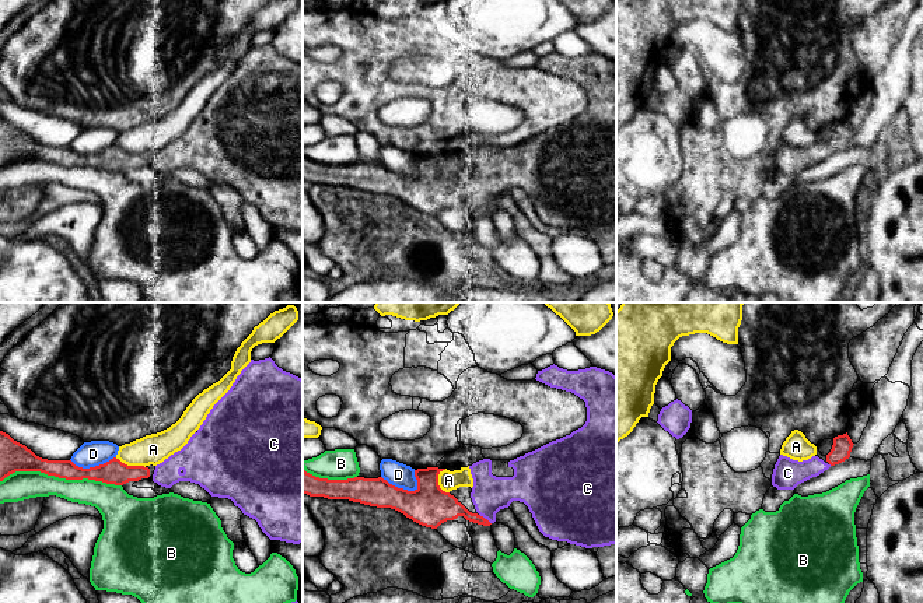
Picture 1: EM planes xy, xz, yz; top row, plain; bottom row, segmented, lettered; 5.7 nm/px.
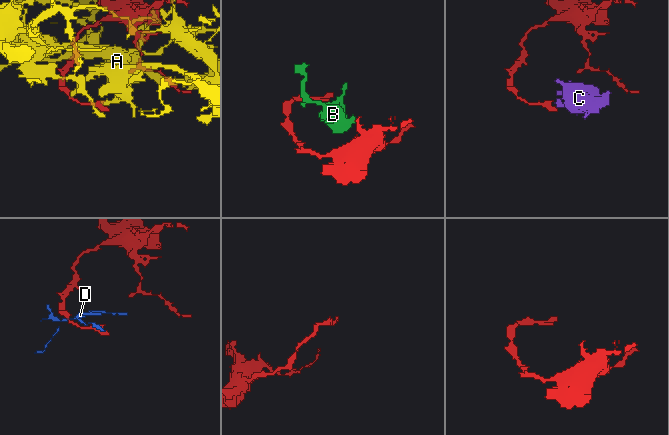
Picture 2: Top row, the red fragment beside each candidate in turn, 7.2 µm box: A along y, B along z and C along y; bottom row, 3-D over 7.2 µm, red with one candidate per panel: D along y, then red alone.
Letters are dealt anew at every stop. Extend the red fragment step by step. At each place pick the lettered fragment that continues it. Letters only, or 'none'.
C

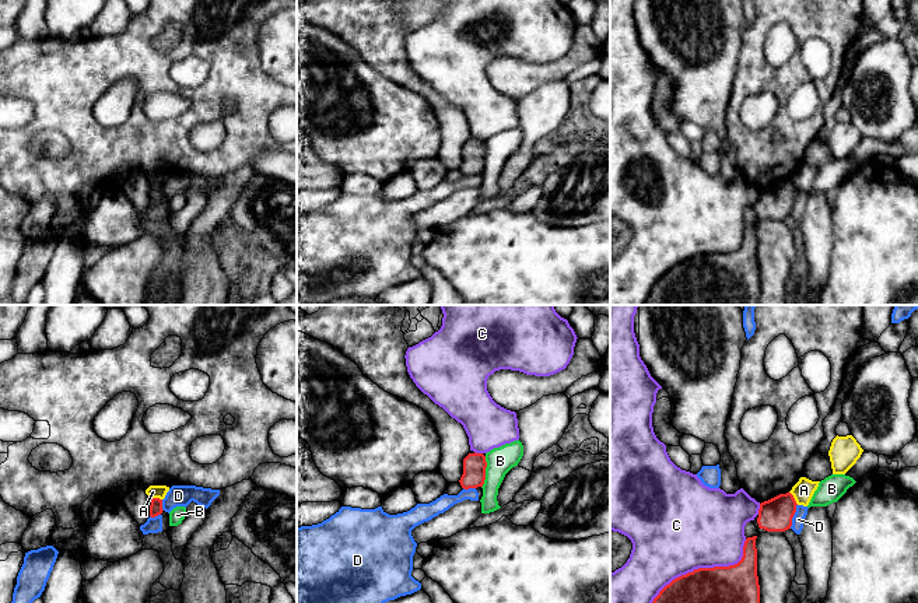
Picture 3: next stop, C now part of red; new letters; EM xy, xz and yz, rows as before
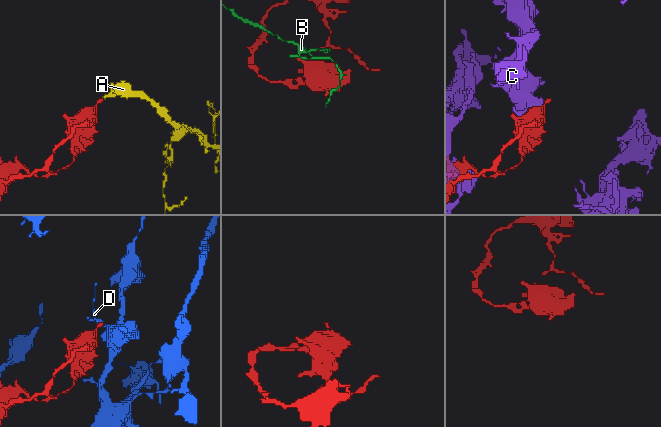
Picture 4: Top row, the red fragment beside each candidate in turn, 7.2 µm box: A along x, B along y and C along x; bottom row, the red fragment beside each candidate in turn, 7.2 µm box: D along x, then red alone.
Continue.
none

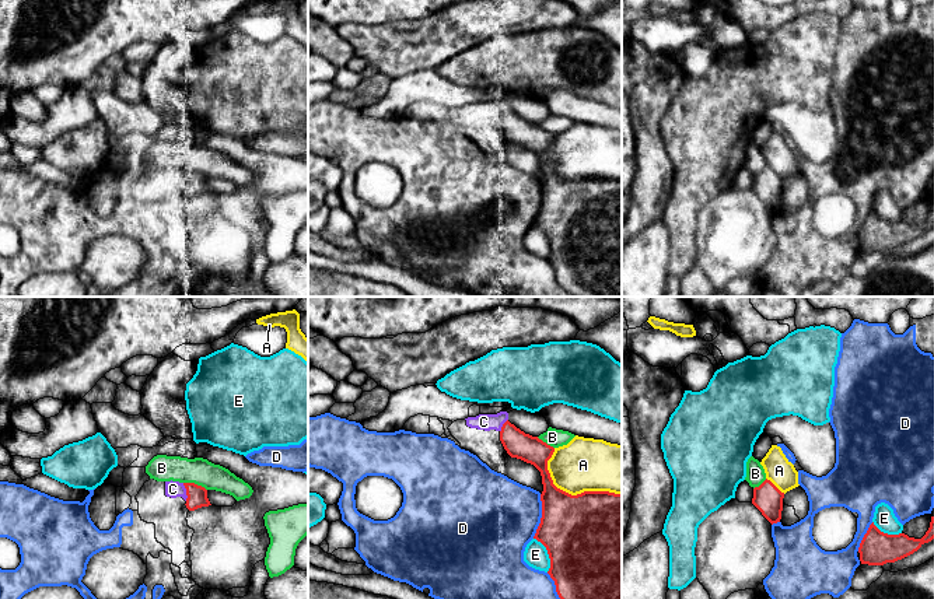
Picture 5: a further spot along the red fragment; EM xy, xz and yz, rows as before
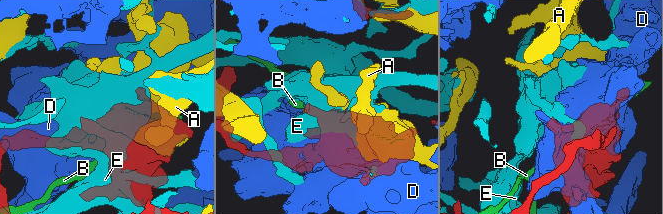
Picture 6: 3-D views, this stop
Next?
C

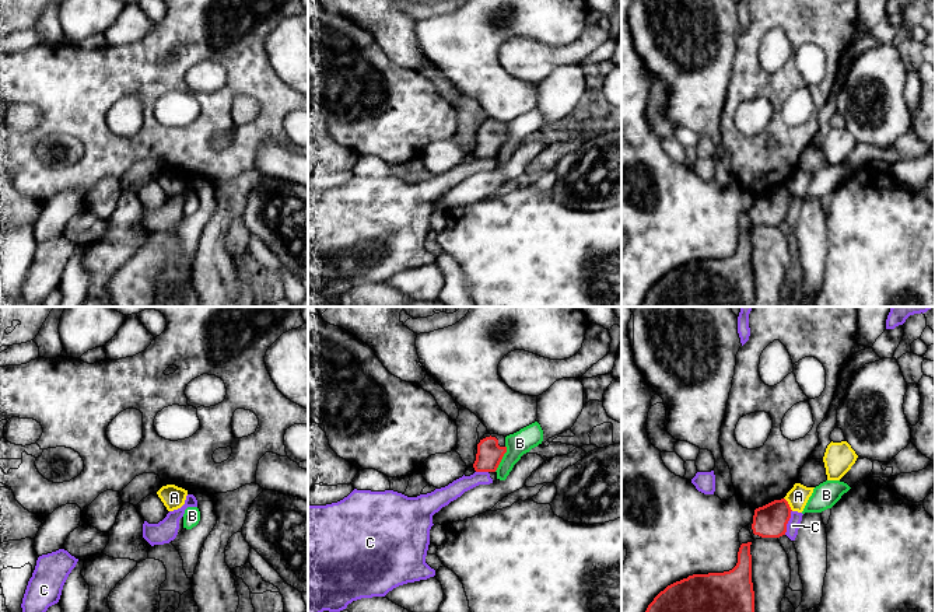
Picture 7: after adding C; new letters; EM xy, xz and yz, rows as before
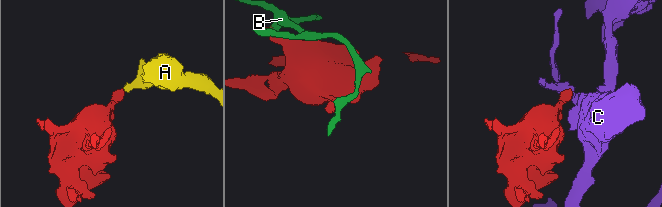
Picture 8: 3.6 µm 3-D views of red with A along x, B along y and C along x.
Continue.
none

